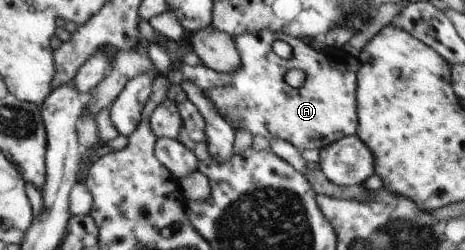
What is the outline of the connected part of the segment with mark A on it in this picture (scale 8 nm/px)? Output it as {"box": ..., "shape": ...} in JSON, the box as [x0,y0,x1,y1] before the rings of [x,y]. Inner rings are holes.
{"box":[165,31,361,152],"shape":[[[258,31],[258,33],[244,33],[244,35],[234,36],[236,51],[240,53],[242,65],[232,71],[232,73],[220,73],[206,66],[190,66],[184,64],[184,67],[172,66],[172,69],[165,74],[166,82],[182,86],[185,82],[190,81],[200,87],[204,97],[208,97],[216,113],[230,124],[232,129],[246,129],[250,135],[262,135],[266,139],[284,139],[292,143],[300,152],[304,150],[321,150],[323,147],[357,133],[357,72],[361,63],[355,57],[349,56],[346,62],[336,61],[332,57],[323,54],[321,51],[312,49],[307,43],[300,38],[296,39],[286,33],[273,31]],[[274,41],[286,41],[292,47],[293,56],[289,59],[281,58],[274,50],[272,44]],[[291,69],[304,70],[306,81],[298,89],[288,85],[285,80],[287,71]]]}

